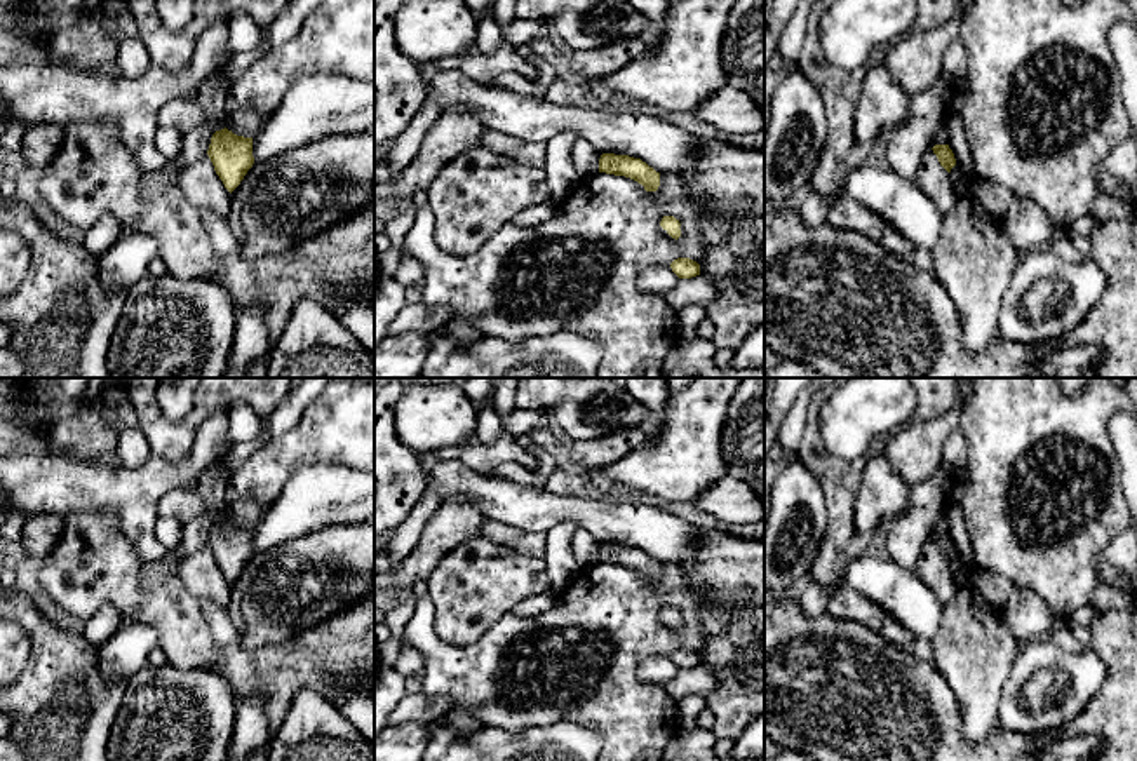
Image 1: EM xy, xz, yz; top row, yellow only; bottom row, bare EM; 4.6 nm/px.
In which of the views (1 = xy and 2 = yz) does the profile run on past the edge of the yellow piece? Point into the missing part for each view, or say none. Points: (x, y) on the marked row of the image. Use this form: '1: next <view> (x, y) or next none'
1: next none
2: next none

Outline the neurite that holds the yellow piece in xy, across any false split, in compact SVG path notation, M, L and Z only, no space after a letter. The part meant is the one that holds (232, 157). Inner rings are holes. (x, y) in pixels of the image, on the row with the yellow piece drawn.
M225 127L212 134L207 155L232 193L254 164L252 138L237 136Z

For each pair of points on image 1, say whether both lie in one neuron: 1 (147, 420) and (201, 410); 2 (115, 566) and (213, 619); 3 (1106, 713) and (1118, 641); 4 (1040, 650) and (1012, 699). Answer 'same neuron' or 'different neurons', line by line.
1: same neuron
2: different neurons
3: same neuron
4: same neuron

